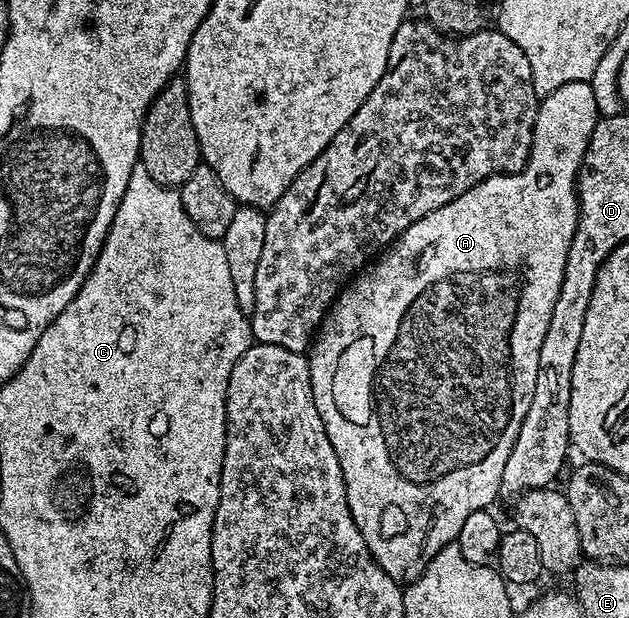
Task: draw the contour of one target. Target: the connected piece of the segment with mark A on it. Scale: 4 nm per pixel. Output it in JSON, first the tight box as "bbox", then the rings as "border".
{"bbox":[308,81,600,585],"border":[[[572,81],[568,85],[560,85],[560,89],[556,89],[552,93],[541,96],[536,125],[534,126],[534,144],[530,146],[530,160],[526,163],[525,169],[517,171],[514,175],[493,175],[488,177],[480,185],[468,189],[468,193],[456,197],[456,201],[448,201],[448,205],[440,205],[440,209],[428,213],[428,217],[408,225],[405,233],[399,235],[394,240],[392,246],[385,254],[375,258],[365,270],[355,275],[343,287],[342,294],[335,299],[333,307],[327,311],[326,318],[323,319],[321,327],[316,332],[312,350],[308,355],[310,361],[310,380],[314,386],[316,409],[324,421],[326,432],[328,433],[328,441],[332,441],[332,449],[336,449],[336,457],[340,461],[340,469],[344,473],[348,507],[374,559],[388,573],[388,577],[392,577],[400,585],[409,585],[415,579],[419,579],[424,573],[424,569],[432,561],[432,557],[436,557],[436,553],[440,553],[440,549],[444,549],[449,543],[457,540],[460,529],[463,527],[467,517],[471,513],[487,510],[491,506],[490,502],[493,499],[497,500],[499,498],[498,490],[500,489],[502,474],[504,473],[504,465],[508,461],[508,453],[512,453],[512,445],[516,441],[516,433],[520,433],[520,421],[524,421],[524,413],[528,413],[528,405],[532,401],[532,389],[536,389],[536,369],[540,365],[540,345],[544,345],[544,333],[548,333],[548,321],[552,321],[552,305],[556,305],[556,297],[560,297],[560,281],[564,281],[564,265],[568,257],[568,249],[572,245],[572,237],[576,233],[580,218],[578,214],[578,174],[582,171],[582,162],[586,156],[586,150],[594,132],[594,126],[598,124],[599,118],[600,114],[597,109],[596,99],[593,96],[593,89],[587,81]]]}

